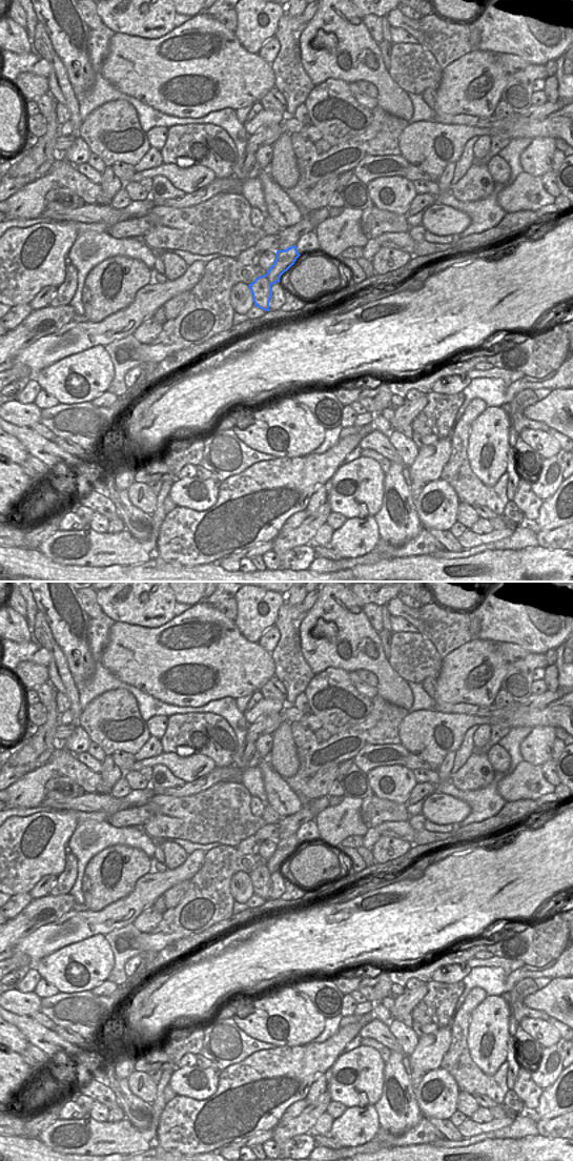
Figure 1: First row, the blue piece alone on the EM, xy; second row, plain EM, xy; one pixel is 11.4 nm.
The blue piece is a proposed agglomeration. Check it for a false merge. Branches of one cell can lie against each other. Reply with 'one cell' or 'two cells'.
two cells

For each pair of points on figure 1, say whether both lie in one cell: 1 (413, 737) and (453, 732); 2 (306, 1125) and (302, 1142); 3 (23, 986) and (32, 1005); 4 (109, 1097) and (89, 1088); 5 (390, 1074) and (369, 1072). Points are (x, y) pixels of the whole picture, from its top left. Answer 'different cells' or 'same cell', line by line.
1: same cell
2: different cells
3: different cells
4: same cell
5: different cells

